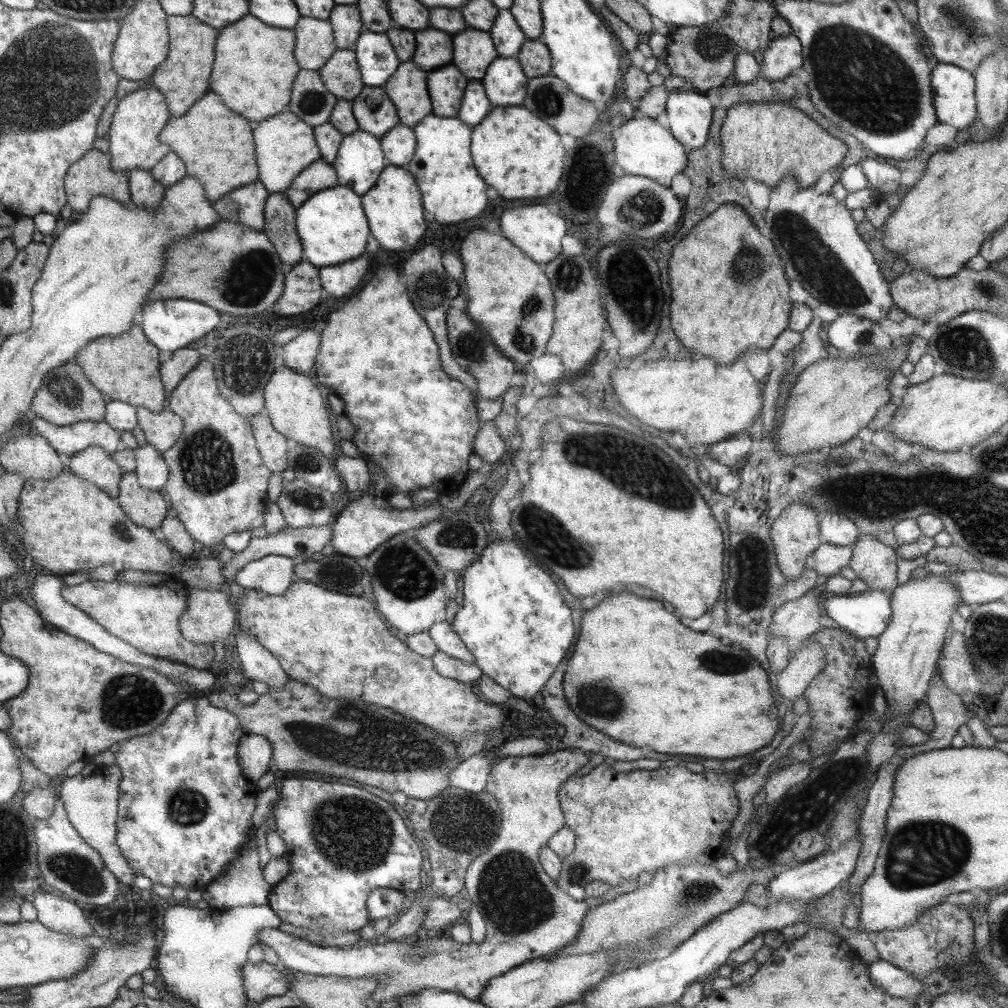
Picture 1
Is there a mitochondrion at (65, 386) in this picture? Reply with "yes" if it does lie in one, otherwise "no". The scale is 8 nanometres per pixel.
yes

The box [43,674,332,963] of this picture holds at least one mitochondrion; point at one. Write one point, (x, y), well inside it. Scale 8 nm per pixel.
(78, 873)

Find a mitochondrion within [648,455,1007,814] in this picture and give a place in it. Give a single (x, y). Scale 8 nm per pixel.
(717, 661)

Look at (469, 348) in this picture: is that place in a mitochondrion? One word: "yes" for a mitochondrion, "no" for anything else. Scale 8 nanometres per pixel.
yes

